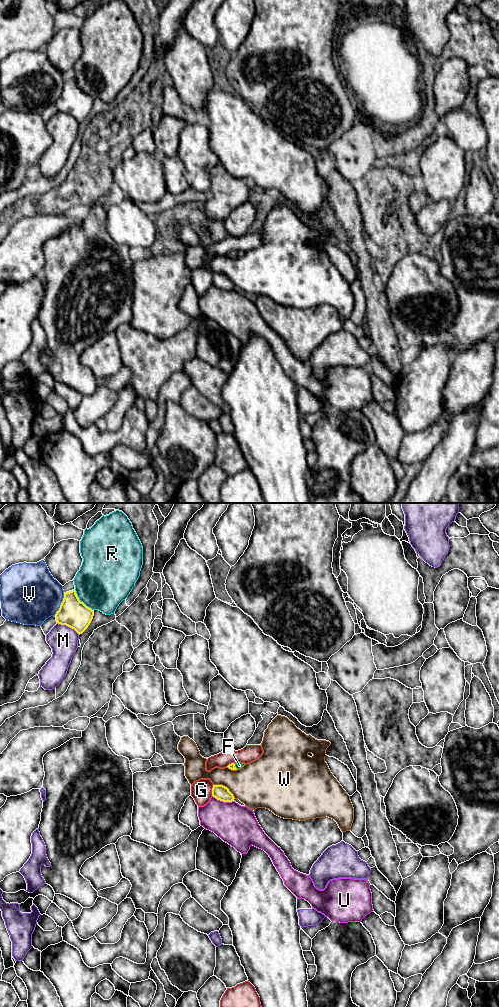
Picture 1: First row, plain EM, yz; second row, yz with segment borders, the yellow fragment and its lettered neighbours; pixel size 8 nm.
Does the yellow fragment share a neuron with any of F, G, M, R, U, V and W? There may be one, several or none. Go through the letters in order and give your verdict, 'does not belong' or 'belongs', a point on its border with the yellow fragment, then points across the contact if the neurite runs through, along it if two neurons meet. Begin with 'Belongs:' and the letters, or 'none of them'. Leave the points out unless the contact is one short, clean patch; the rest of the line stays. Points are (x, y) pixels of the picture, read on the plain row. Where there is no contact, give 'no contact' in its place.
Belongs: F
F: belongs | yz (234, 254) | across yz (231, 254), (234, 254), (239, 253)
G: does not belong | yz (212, 278)
M: does not belong | yz (68, 114)
R: does not belong | yz (80, 89)
U: does not belong | yz (223, 289)
V: does not belong | yz (61, 92)
W: does not belong | yz (224, 274) | along yz (213, 272), (224, 273), (235, 286)

